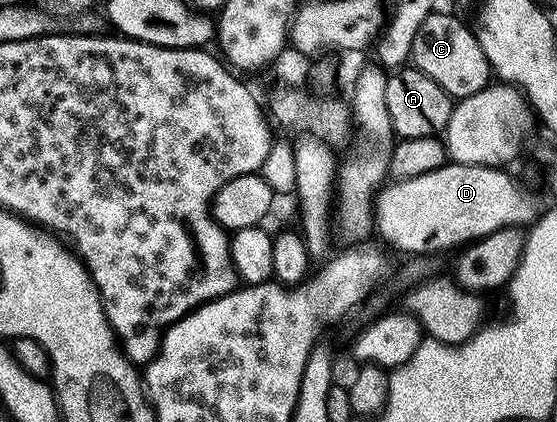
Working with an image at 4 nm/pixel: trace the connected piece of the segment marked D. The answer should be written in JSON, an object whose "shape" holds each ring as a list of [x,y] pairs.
{"shape":[[[447,163],[428,174],[385,184],[374,198],[375,232],[381,233],[394,248],[401,249],[404,253],[412,253],[408,255],[428,255],[424,253],[440,253],[443,249],[455,250],[457,247],[467,246],[494,231],[505,229],[507,225],[531,226],[538,217],[536,197],[530,190],[523,189],[510,174],[504,172],[508,171],[491,165]]]}

